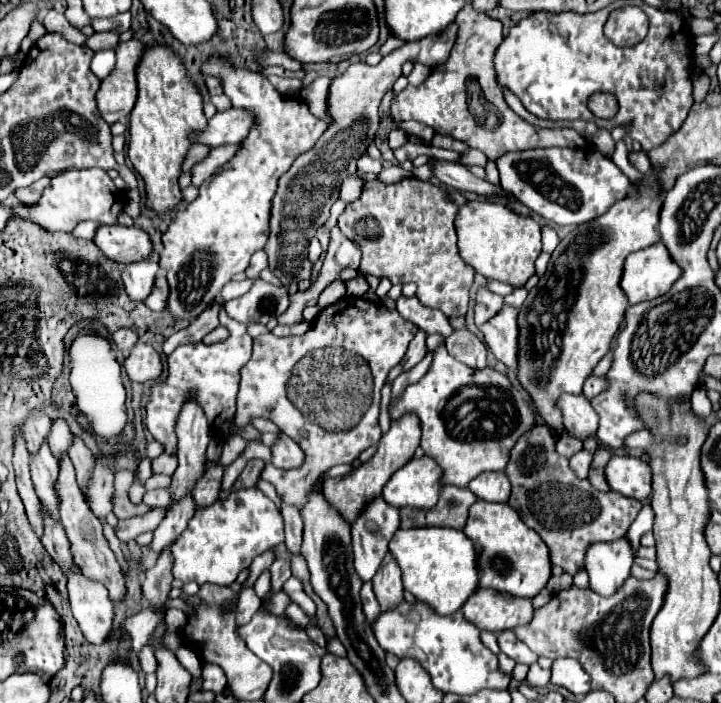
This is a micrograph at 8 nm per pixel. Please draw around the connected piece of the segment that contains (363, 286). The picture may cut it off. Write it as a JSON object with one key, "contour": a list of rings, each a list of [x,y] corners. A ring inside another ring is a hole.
{"contour":[[[363,276],[344,282],[347,287],[346,296],[352,298],[361,298],[371,290],[371,287]]]}

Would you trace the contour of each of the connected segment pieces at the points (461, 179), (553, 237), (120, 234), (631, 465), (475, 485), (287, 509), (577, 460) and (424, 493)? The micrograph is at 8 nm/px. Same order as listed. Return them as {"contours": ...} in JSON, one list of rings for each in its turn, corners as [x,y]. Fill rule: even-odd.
{"contours":[[[[429,160],[431,164],[431,172],[433,176],[447,184],[453,190],[461,190],[461,192],[475,192],[479,196],[507,196],[509,192],[505,192],[501,186],[493,186],[487,180],[479,180],[475,178],[469,168],[465,168],[461,162],[445,162],[445,160]]],[[[543,226],[541,234],[543,234],[543,250],[551,254],[555,250],[555,246],[559,244],[559,238],[557,238],[557,234],[555,234],[555,230],[551,226]]],[[[121,224],[101,226],[95,234],[95,244],[107,258],[123,264],[147,260],[153,250],[153,242],[145,230]]],[[[613,456],[605,474],[611,490],[623,496],[631,496],[641,502],[651,496],[651,468],[641,458]]],[[[487,472],[473,478],[467,486],[475,496],[487,502],[507,502],[509,498],[509,478],[505,472]]],[[[283,504],[283,520],[285,520],[285,546],[289,552],[299,552],[301,536],[303,536],[303,520],[297,508]]],[[[579,450],[573,458],[571,458],[571,468],[575,470],[575,474],[581,478],[581,476],[587,476],[589,472],[589,466],[591,466],[591,460],[593,460],[593,454],[589,450]]],[[[427,456],[421,460],[413,458],[409,464],[399,468],[391,482],[383,488],[383,500],[395,508],[415,508],[415,510],[429,510],[439,500],[441,490],[441,476],[439,464]]]]}

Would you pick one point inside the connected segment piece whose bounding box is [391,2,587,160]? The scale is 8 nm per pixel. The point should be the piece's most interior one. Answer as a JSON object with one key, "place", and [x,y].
{"place":[442,101]}

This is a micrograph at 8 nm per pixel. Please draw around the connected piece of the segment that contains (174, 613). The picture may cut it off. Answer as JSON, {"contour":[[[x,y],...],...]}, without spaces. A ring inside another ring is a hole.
{"contour":[[[169,608],[165,620],[167,620],[167,630],[171,630],[171,632],[181,632],[185,626],[185,614],[177,608]]]}

